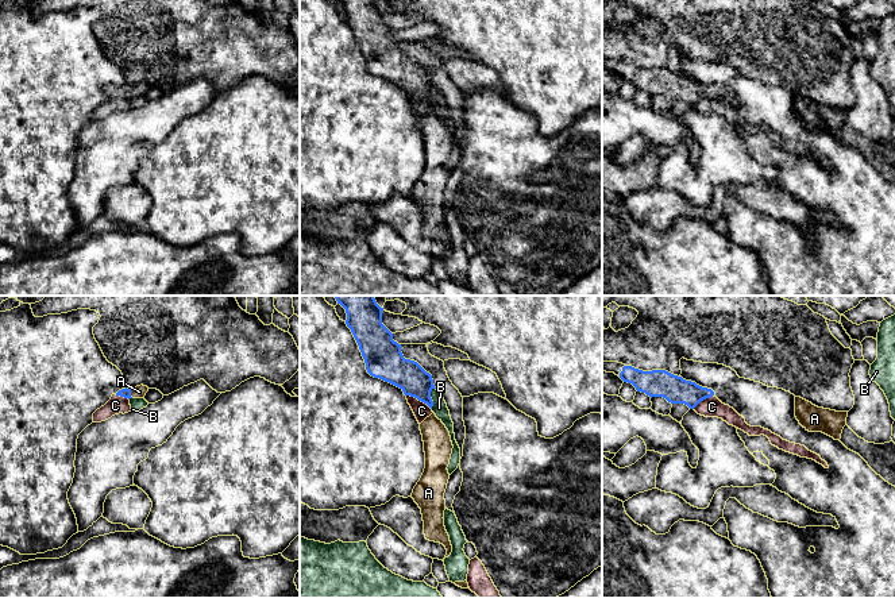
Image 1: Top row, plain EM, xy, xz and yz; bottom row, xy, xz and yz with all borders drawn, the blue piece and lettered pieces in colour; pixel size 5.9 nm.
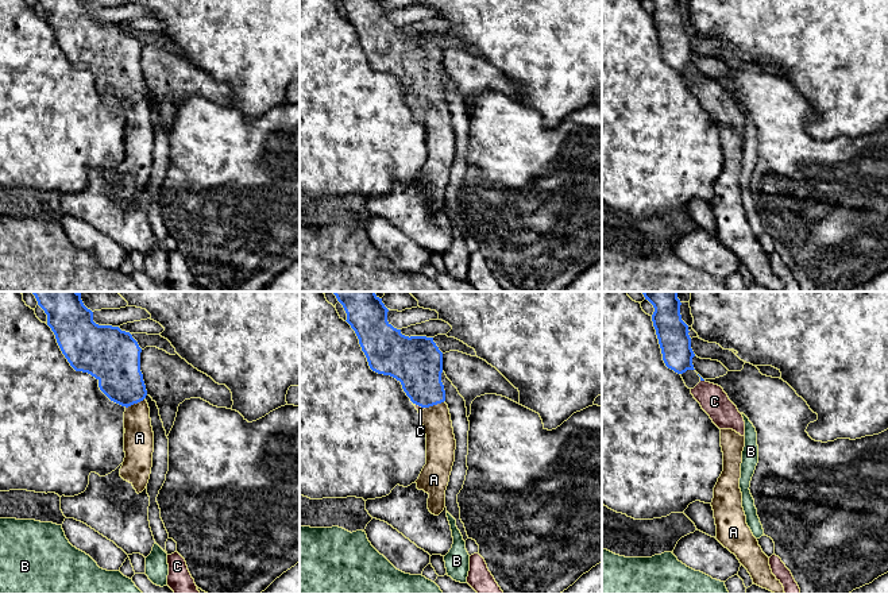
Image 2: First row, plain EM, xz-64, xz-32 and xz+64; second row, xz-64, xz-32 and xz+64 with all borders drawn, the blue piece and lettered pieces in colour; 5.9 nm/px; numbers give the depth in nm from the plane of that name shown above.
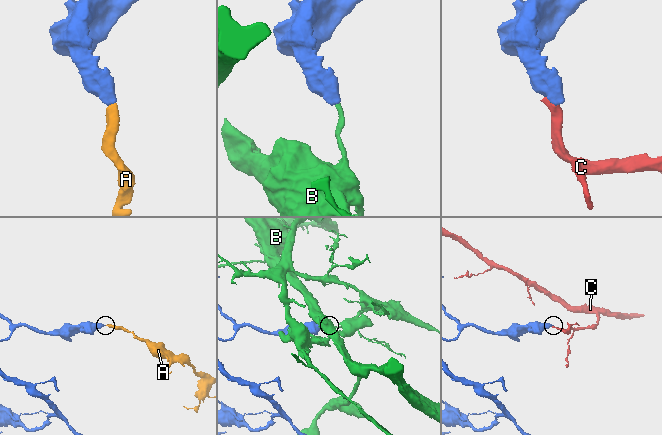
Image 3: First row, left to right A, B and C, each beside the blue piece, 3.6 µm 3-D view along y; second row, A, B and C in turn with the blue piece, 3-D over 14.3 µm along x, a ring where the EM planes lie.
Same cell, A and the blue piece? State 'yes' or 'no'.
yes

